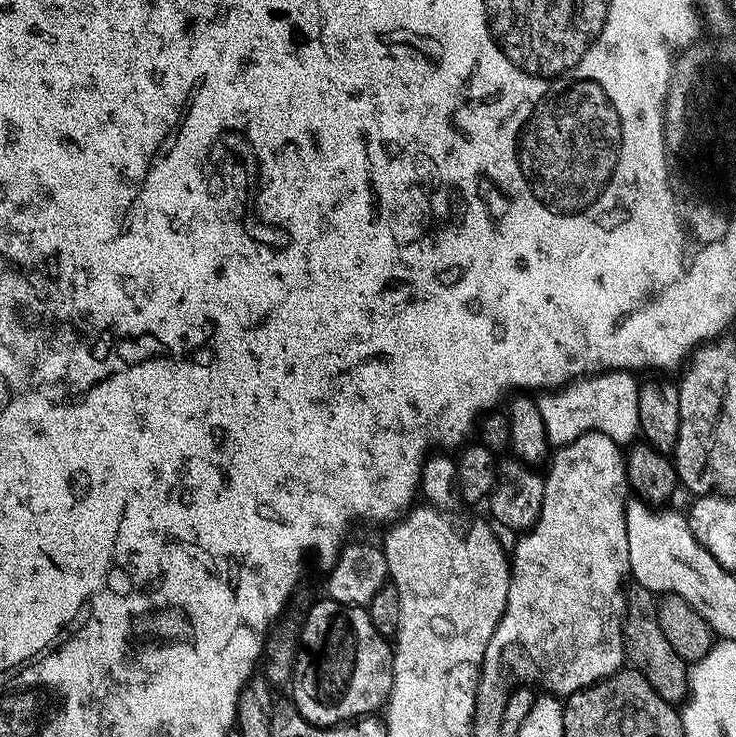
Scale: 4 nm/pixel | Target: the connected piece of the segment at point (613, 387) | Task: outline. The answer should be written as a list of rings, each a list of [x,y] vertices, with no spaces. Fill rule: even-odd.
[[[620,369],[581,377],[562,388],[543,393],[537,403],[549,445],[554,448],[565,446],[590,432],[600,432],[621,446],[631,443],[640,431],[639,385],[633,373]]]

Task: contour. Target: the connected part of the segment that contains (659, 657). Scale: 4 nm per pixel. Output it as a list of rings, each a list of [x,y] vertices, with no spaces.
[[[633,583],[626,592],[626,615],[624,618],[624,655],[627,663],[635,671],[641,672],[658,690],[658,694],[667,704],[680,706],[688,699],[689,665],[678,654],[674,654],[674,646],[666,642],[666,634],[662,634],[662,626],[656,620],[654,593],[646,586]]]

